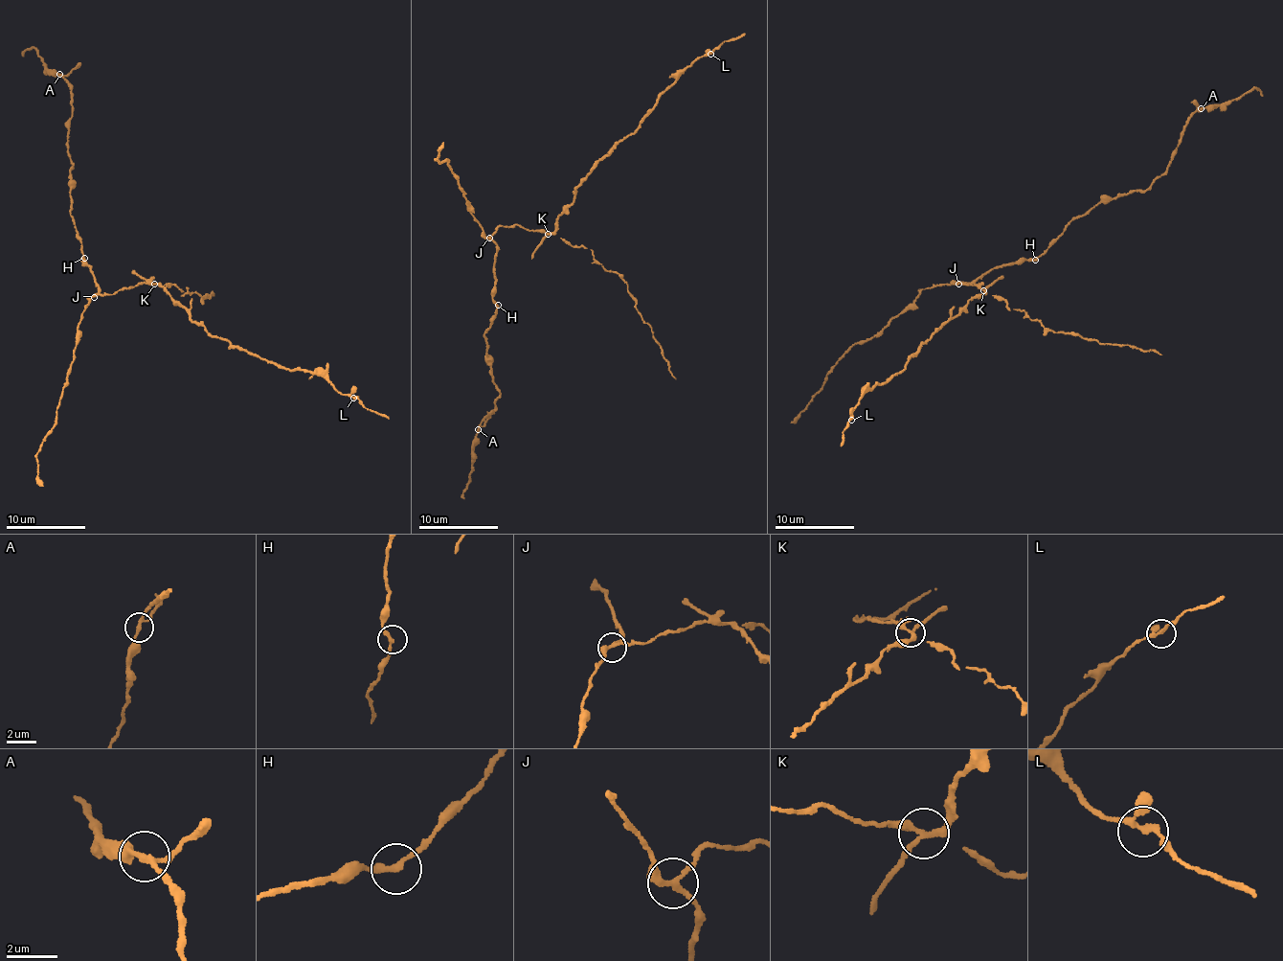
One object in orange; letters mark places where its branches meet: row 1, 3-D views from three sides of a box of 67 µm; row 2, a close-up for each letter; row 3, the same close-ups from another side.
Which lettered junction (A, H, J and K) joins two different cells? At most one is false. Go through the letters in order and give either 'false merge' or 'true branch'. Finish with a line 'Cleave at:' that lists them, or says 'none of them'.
A: true branch
H: true branch
J: true branch
K: false merge
Cleave at: K

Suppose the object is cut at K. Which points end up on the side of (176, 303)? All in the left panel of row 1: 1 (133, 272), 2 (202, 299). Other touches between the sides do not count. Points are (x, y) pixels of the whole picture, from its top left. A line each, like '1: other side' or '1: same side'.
1: same side
2: other side

